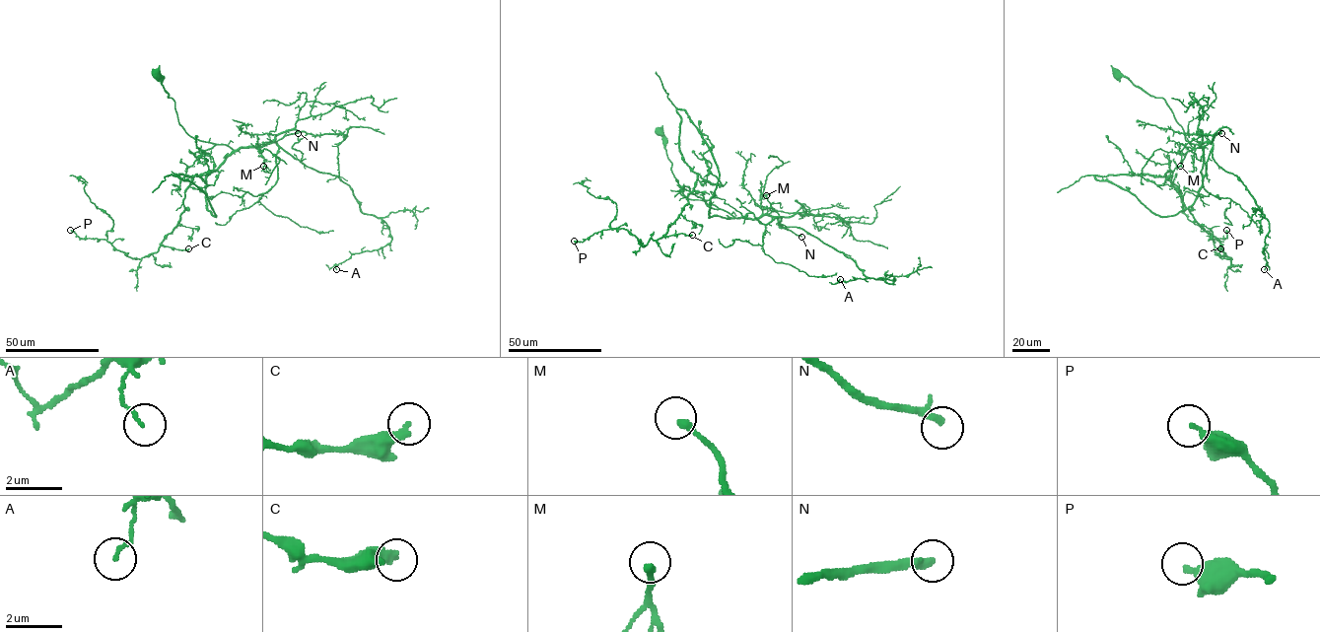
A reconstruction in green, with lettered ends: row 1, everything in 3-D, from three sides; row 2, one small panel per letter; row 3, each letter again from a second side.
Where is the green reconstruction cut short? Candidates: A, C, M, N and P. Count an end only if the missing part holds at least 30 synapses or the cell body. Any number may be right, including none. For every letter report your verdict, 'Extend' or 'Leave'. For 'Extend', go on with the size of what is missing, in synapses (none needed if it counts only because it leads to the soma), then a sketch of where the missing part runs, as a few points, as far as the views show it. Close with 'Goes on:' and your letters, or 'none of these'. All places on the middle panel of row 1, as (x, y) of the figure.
A: Leave
C: Leave
M: Leave
N: Leave
P: Leave
Goes on: none of these

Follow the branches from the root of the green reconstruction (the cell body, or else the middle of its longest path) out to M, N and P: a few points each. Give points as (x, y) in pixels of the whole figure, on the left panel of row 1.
M: (156, 73), (174, 102), (178, 123), (189, 135), (234, 150), (258, 147), (263, 166)
N: (156, 73), (168, 97), (174, 102), (178, 123), (195, 138), (239, 150), (265, 146), (298, 133)
P: (156, 73), (184, 130), (232, 150), (206, 178), (216, 216), (178, 174), (184, 210), (157, 252), (70, 230)

